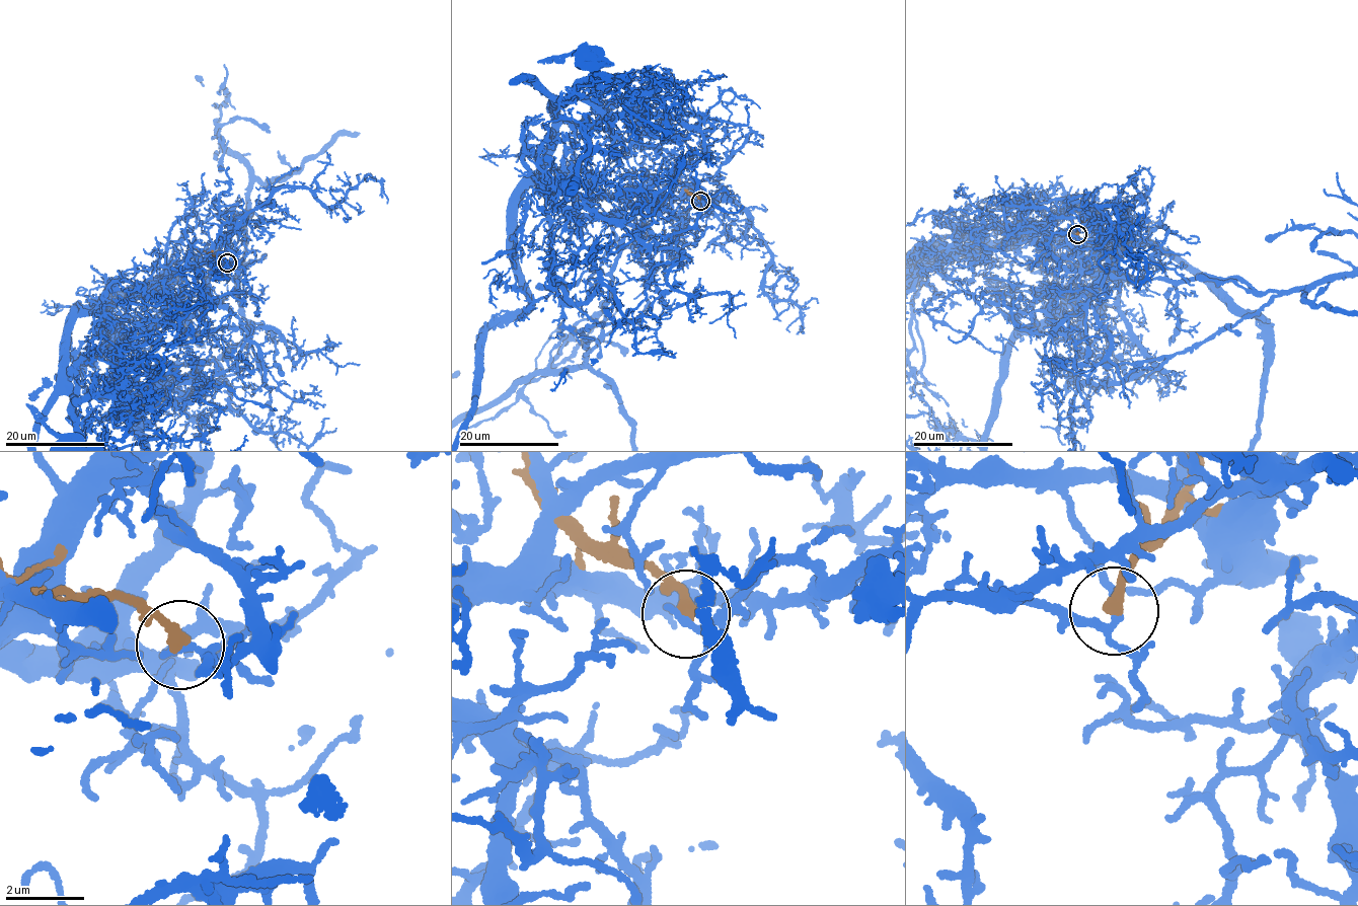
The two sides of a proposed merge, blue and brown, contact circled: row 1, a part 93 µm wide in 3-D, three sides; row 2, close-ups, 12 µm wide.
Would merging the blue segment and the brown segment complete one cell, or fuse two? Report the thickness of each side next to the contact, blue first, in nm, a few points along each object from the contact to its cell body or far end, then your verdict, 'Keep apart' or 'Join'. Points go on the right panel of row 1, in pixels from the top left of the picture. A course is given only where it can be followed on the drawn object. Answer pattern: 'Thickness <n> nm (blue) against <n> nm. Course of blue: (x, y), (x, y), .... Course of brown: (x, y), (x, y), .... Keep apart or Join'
Thickness 130 nm (blue) against 320 nm. Course of blue: (1077, 235), (1062, 232), (1095, 219), (1129, 244), (1066, 206), (1015, 240), (957, 247), (922, 269), (910, 261). Keep apart

